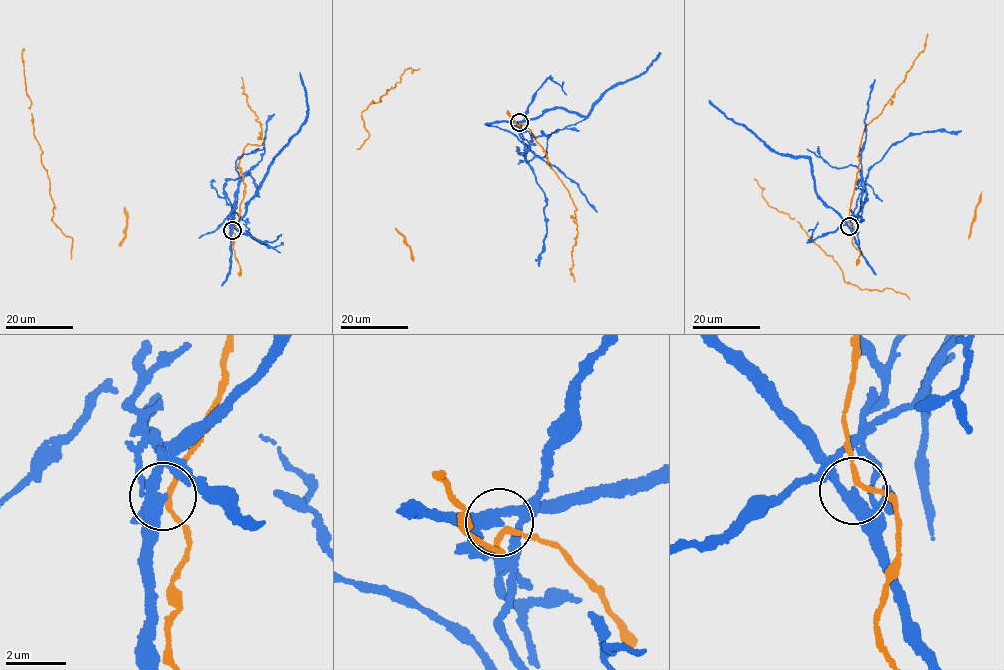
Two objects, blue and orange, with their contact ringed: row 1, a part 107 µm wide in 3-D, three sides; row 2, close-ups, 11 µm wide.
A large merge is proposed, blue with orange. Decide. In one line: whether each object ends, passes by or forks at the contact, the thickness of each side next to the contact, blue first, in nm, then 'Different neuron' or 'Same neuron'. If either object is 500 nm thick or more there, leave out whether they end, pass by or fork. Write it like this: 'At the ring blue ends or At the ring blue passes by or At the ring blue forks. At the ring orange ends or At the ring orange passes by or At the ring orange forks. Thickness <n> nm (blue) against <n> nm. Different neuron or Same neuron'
At the ring blue passes by. At the ring orange passes by. Thickness 380 nm (blue) against 140 nm. Different neuron

